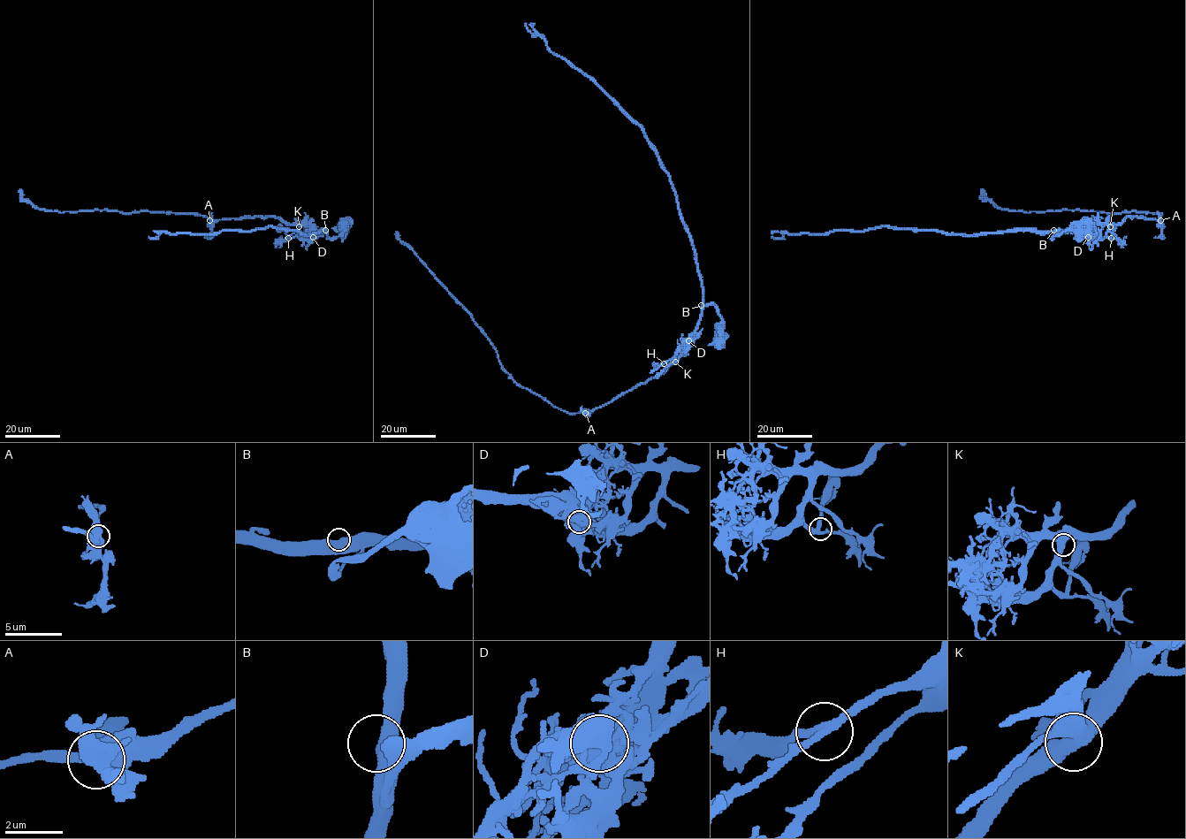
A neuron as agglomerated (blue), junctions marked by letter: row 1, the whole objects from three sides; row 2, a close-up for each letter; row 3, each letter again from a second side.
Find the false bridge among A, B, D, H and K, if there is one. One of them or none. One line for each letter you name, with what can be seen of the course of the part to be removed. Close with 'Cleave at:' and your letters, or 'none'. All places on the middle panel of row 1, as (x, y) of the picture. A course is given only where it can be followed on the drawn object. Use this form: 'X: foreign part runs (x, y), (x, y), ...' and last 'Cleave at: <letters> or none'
D: foreign part runs (688, 340), (685, 352), (661, 374), (591, 410), (566, 413), (513, 379), (472, 316), (396, 232)
Cleave at: D

